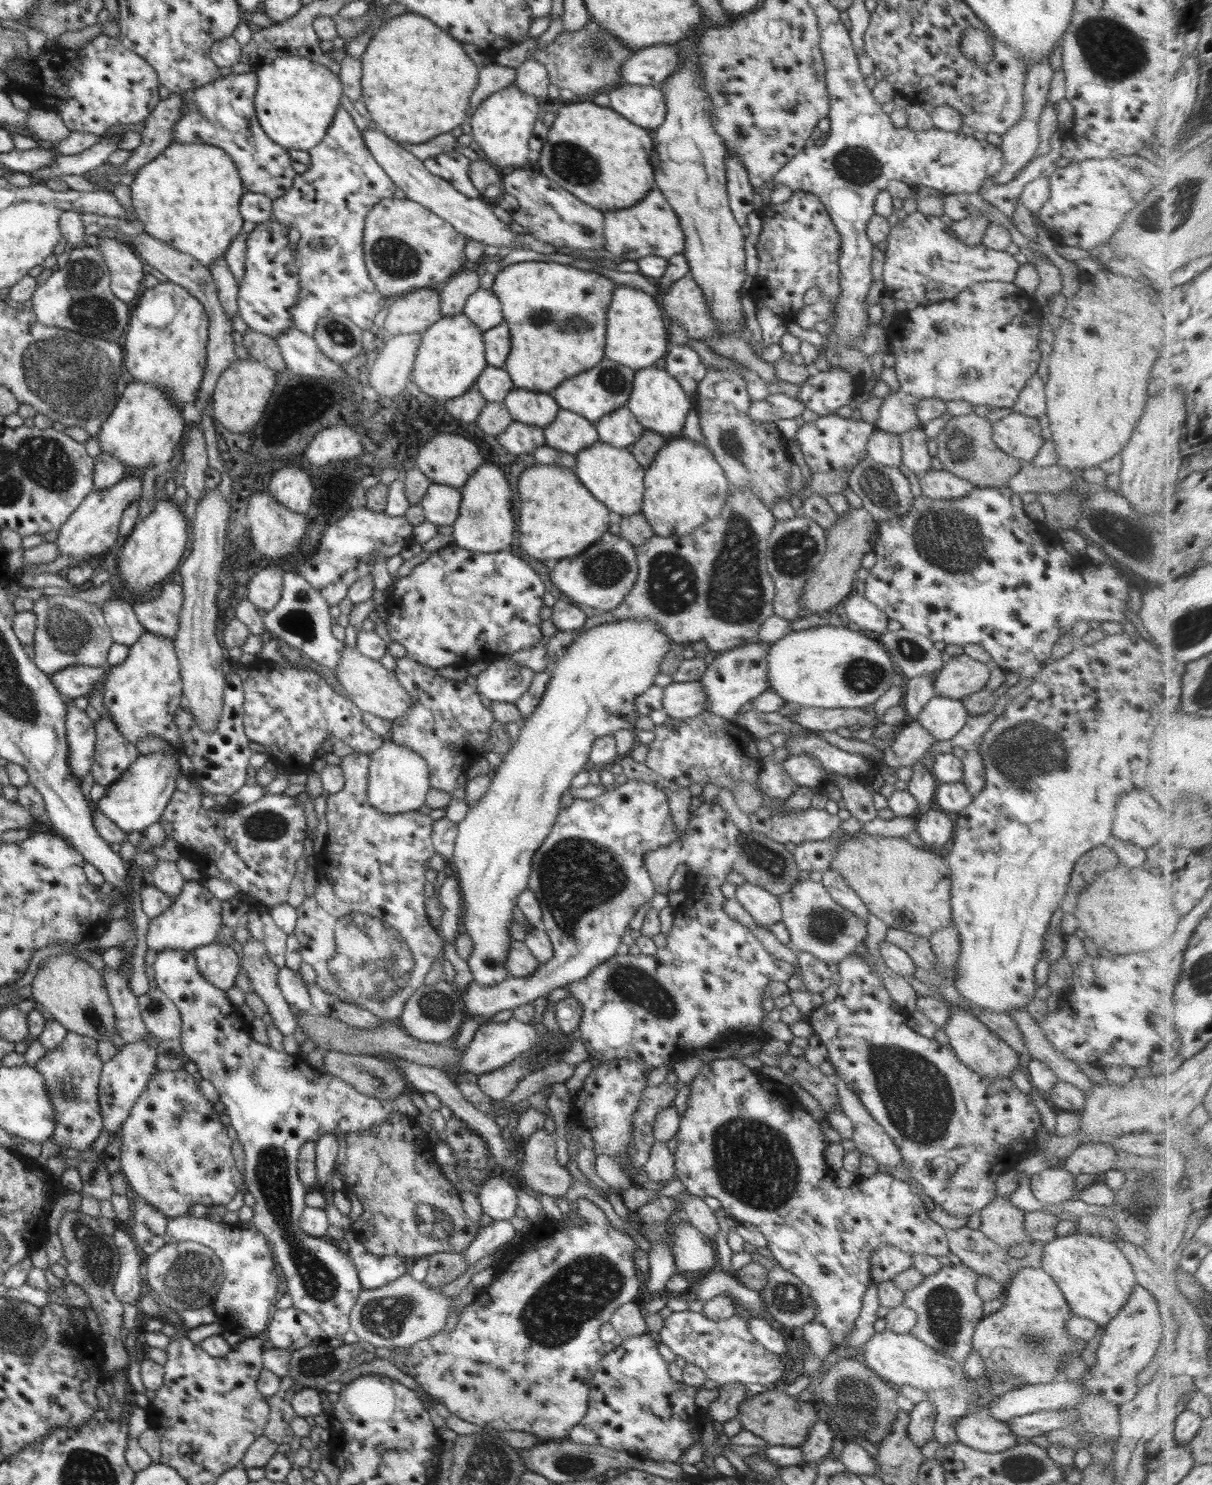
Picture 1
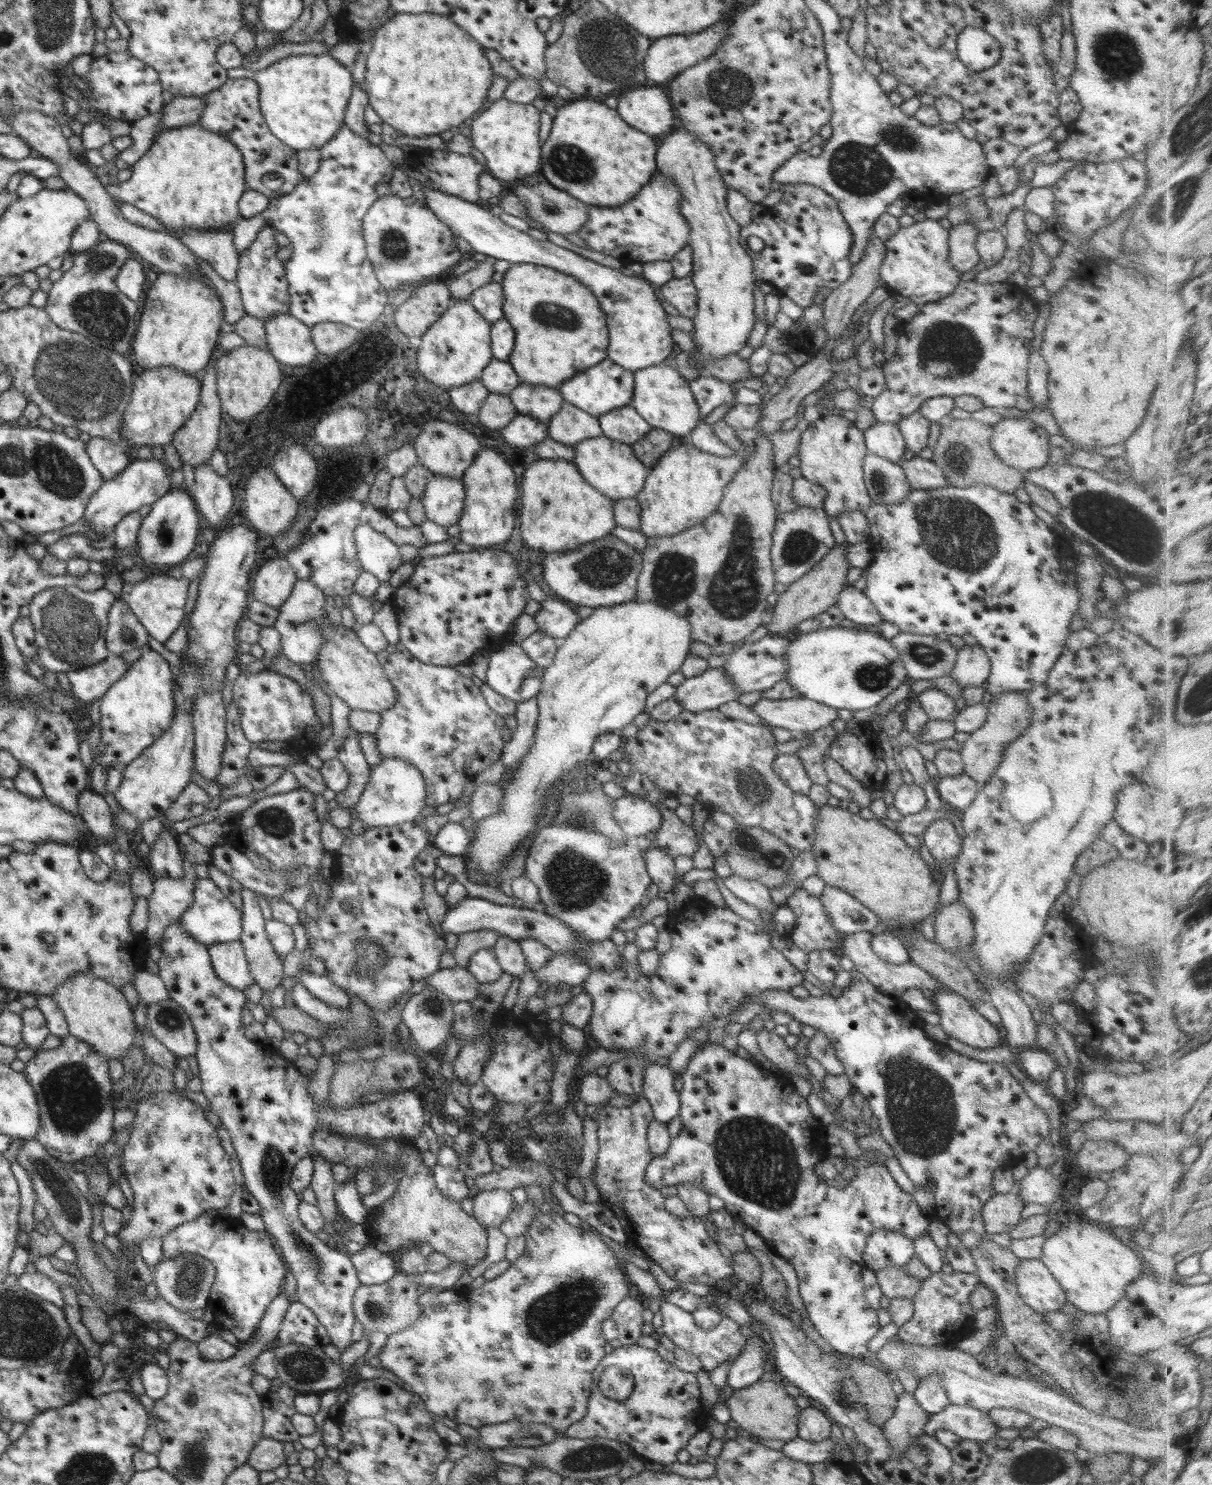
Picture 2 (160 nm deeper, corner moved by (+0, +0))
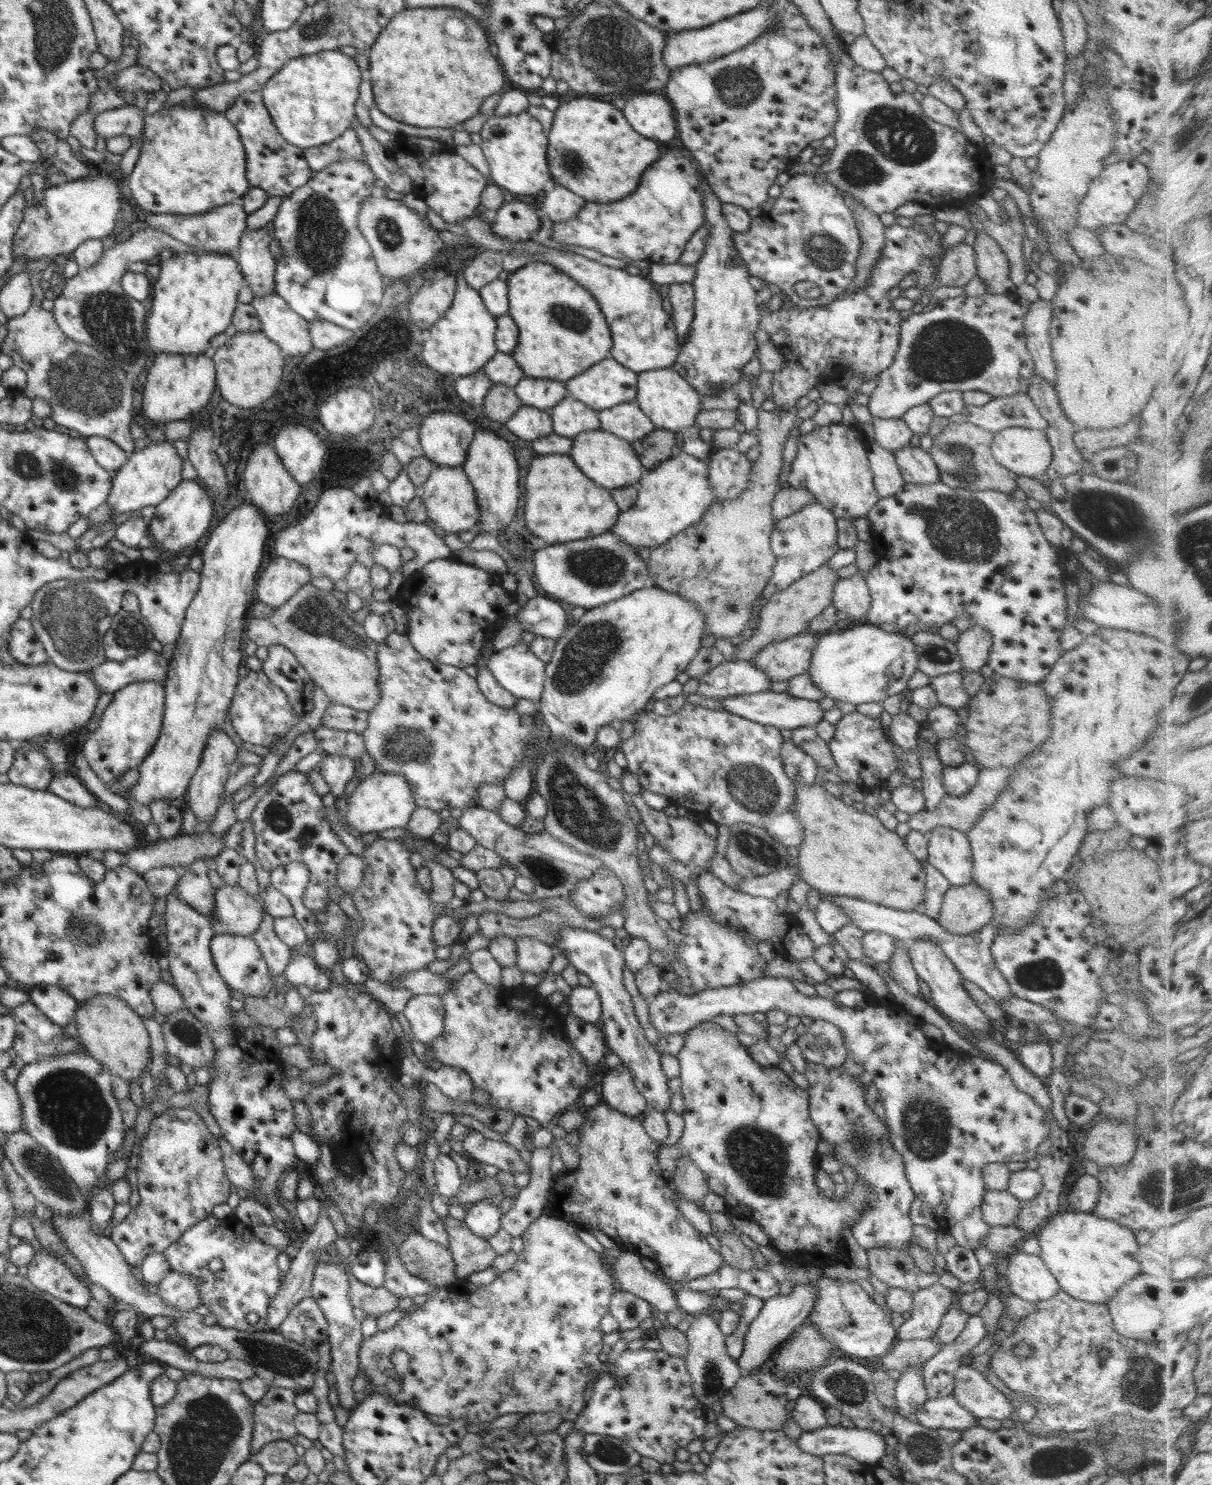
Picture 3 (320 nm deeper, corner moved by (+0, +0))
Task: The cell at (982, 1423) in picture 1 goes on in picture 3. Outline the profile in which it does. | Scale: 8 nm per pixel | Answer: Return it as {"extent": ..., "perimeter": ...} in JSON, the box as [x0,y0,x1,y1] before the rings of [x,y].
{"extent":[915,1394,979,1432],"perimeter":[[[953,1394],[926,1399],[924,1404],[915,1410],[915,1417],[922,1426],[933,1429],[950,1429],[960,1432],[979,1425],[978,1418],[966,1410]]]}

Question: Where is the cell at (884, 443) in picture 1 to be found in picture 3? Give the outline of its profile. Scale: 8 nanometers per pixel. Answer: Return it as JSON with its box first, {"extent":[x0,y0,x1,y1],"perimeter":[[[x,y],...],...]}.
{"extent":[871,417,912,452],"perimeter":[[[871,417],[875,439],[882,448],[894,452],[912,440],[912,432],[902,419]]]}

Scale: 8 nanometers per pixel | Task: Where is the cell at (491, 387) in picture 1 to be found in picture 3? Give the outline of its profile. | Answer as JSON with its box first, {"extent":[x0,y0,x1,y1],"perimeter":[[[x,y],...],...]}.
{"extent":[482,352,525,388],"perimeter":[[[496,352],[494,356],[482,368],[482,372],[494,385],[506,385],[514,388],[519,380],[525,377],[524,371],[512,355],[505,352]]]}

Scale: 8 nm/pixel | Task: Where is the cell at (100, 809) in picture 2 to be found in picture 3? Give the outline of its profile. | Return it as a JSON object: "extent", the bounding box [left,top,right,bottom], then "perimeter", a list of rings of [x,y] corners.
{"extent":[46,773,96,808],"perimeter":[[[73,773],[56,775],[46,789],[72,804],[84,808],[96,807],[95,796],[86,789],[84,783],[78,781],[78,777]]]}

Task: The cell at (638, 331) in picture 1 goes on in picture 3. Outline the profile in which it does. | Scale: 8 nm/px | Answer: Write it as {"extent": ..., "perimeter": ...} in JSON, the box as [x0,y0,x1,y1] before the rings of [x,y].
{"extent":[455,215,681,373],"perimeter":[[[474,215],[461,218],[455,224],[465,226],[466,231],[468,231],[466,236],[469,240],[484,250],[499,252],[502,256],[530,254],[532,261],[555,266],[588,290],[600,305],[608,323],[613,340],[610,356],[622,366],[635,373],[643,373],[648,370],[669,368],[675,363],[681,351],[681,346],[678,343],[681,337],[675,331],[671,316],[662,307],[659,287],[648,278],[629,274],[624,268],[618,269],[600,264],[572,251],[544,247],[534,239],[522,242],[505,240],[505,238],[500,238],[495,234],[491,230],[491,226],[483,223],[483,219],[476,218]]]}

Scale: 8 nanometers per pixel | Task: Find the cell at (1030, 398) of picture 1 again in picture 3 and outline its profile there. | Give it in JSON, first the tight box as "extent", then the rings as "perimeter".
{"extent":[1024,298,1057,384],"perimeter":[[[1039,298],[1028,307],[1024,320],[1027,351],[1035,364],[1035,373],[1054,384],[1057,381],[1057,374],[1049,336],[1052,323],[1051,302]]]}

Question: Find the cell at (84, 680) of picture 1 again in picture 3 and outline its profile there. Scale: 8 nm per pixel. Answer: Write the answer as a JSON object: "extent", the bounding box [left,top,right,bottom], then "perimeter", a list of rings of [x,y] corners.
{"extent":[87,650,168,692],"perimeter":[[[146,650],[138,656],[121,662],[106,660],[102,665],[87,672],[91,674],[99,691],[118,692],[126,685],[142,680],[155,680],[164,683],[167,677],[168,662],[160,653]]]}

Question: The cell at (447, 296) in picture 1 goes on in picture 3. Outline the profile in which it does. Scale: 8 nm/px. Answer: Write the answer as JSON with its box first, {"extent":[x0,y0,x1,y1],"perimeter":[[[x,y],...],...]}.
{"extent":[464,250,503,290],"perimeter":[[[483,250],[465,266],[464,280],[470,288],[480,290],[489,282],[498,279],[498,274],[503,270],[502,259],[503,256],[499,252]]]}

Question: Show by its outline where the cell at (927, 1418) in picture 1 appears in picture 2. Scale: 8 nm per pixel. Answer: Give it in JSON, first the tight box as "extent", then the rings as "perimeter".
{"extent":[913,1373,951,1416],"perimeter":[[[934,1373],[923,1378],[913,1392],[917,1403],[927,1412],[928,1416],[938,1414],[944,1410],[951,1402],[941,1385],[942,1377]]]}

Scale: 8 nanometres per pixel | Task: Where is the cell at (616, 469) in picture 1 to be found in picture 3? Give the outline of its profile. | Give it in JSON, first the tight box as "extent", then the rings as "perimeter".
{"extent":[571,430,645,490],"perimeter":[[[587,430],[577,434],[573,439],[571,459],[576,466],[597,485],[614,490],[622,487],[638,486],[641,476],[645,472],[643,464],[638,460],[631,443],[615,434],[598,430]]]}

